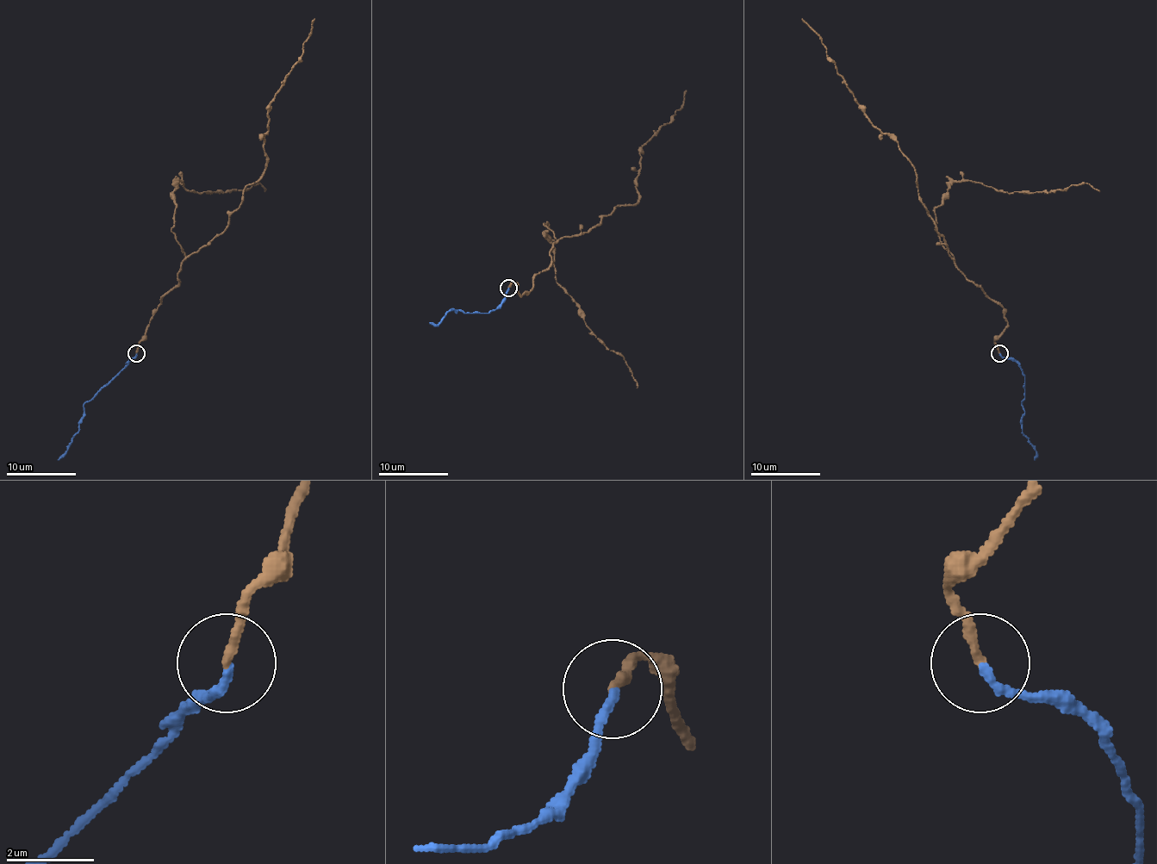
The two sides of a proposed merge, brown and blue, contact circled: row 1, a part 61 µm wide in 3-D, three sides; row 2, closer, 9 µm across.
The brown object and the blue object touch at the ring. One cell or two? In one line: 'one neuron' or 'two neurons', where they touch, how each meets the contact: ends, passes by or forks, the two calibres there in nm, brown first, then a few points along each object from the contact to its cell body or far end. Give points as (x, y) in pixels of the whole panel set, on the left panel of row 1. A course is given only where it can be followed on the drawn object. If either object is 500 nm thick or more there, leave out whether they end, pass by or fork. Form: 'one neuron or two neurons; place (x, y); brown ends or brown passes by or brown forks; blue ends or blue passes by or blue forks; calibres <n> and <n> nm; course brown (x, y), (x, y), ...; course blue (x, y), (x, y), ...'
one neuron; place (136, 353); brown ends; blue ends; calibres 200 and 200 nm; course brown (136, 353), (161, 299), (178, 283), (180, 264), (214, 238), (260, 177), (267, 105), (314, 18); course blue (136, 353), (83, 404), (83, 416), (78, 432), (58, 460)

